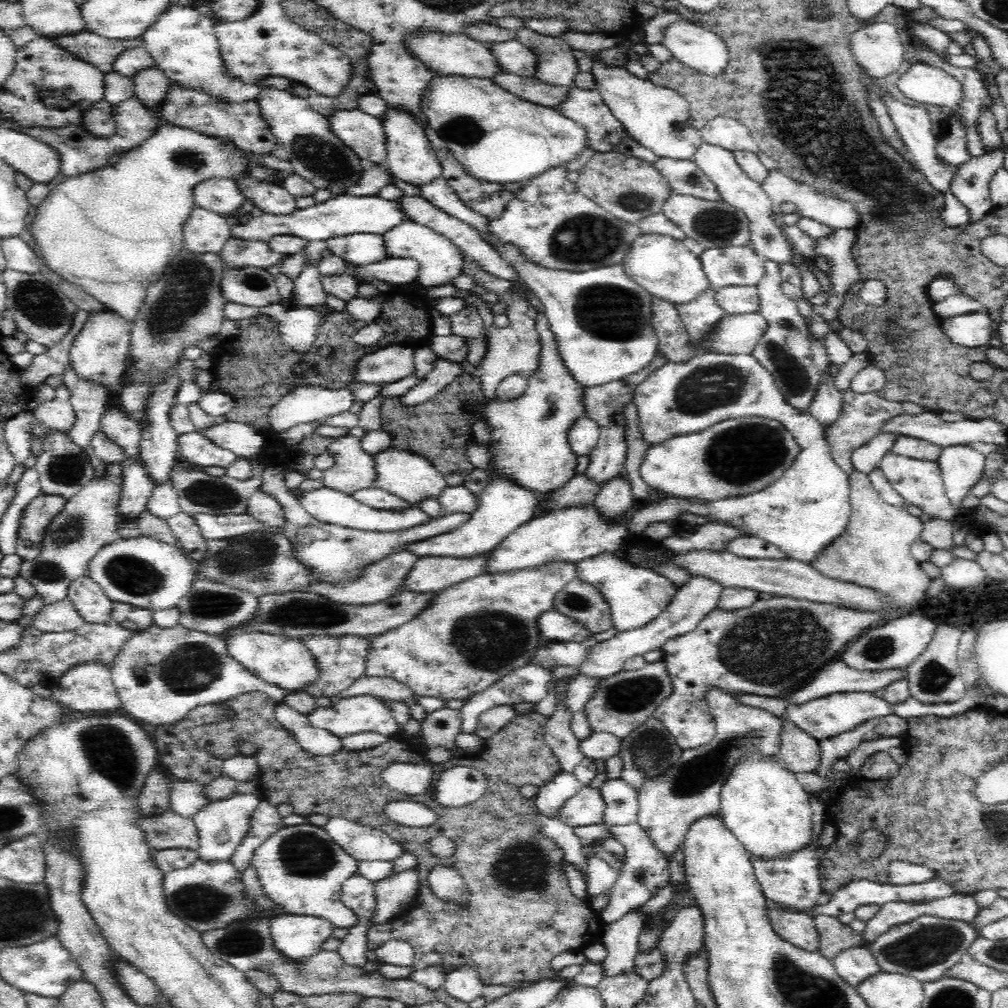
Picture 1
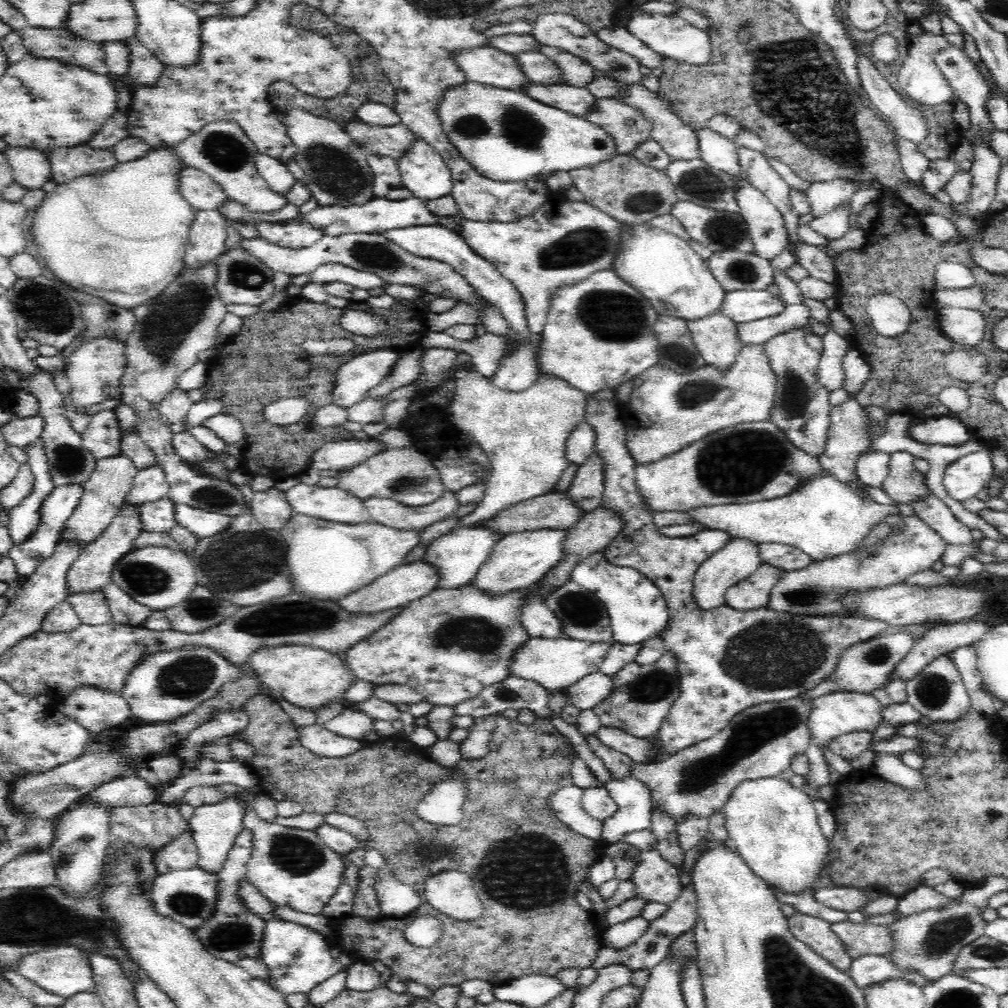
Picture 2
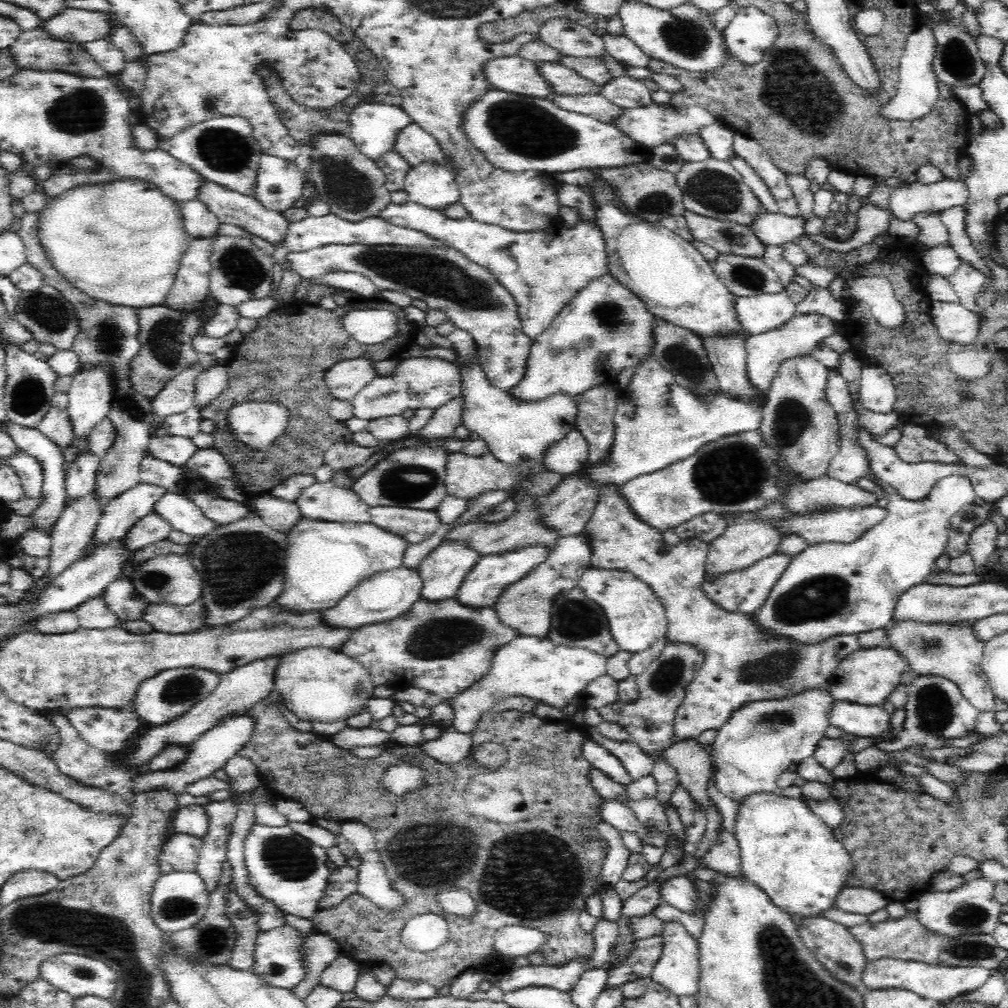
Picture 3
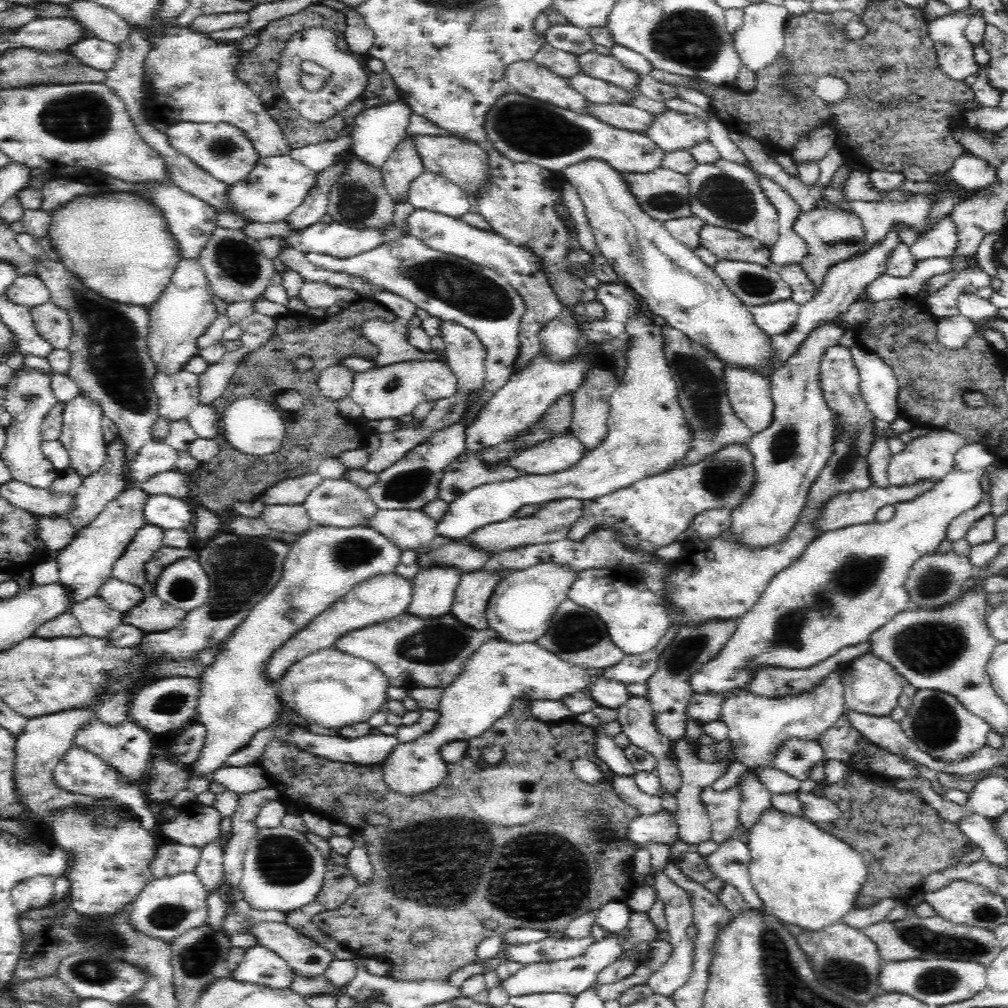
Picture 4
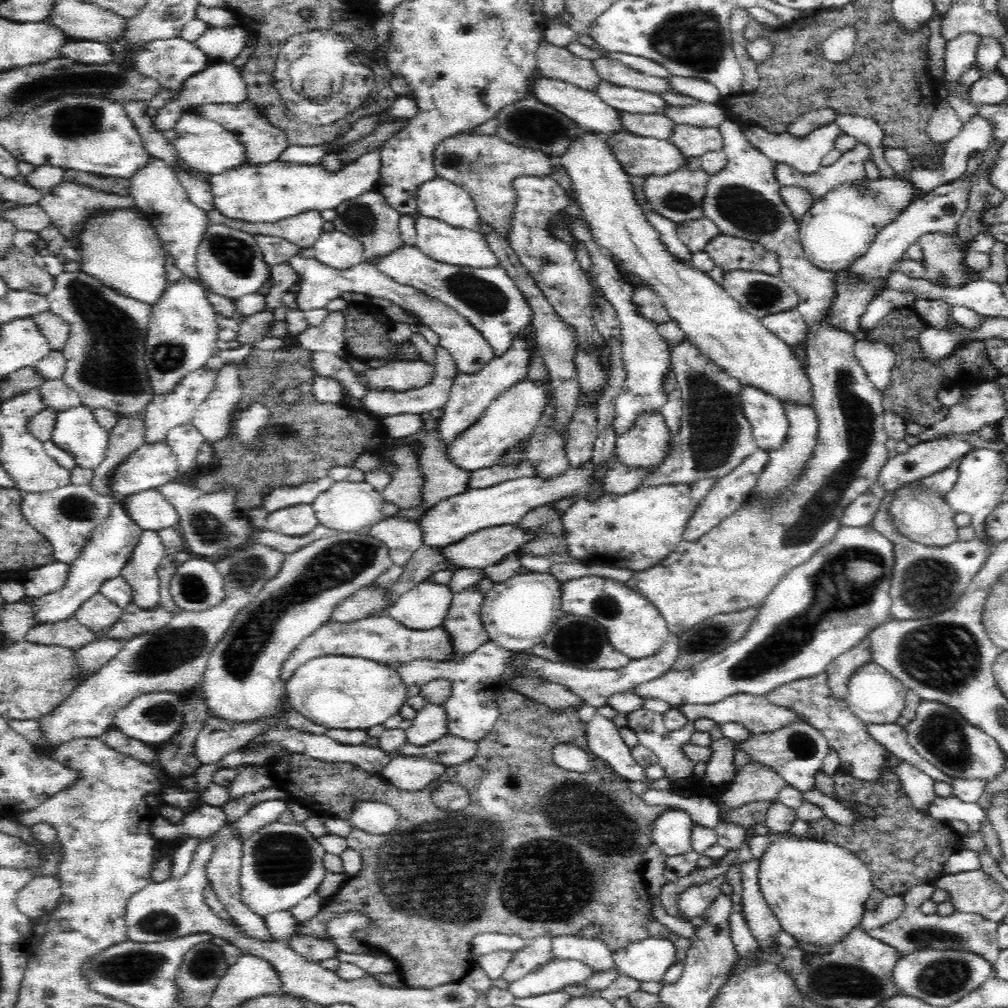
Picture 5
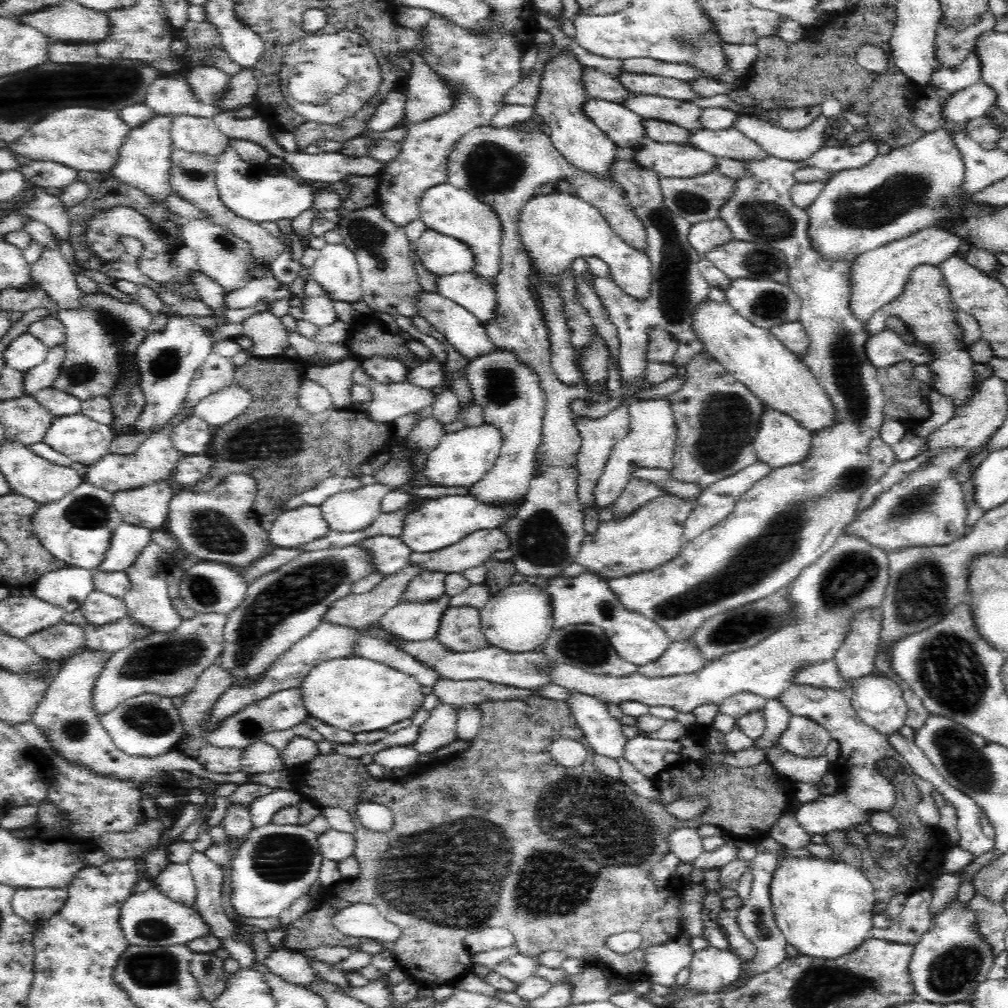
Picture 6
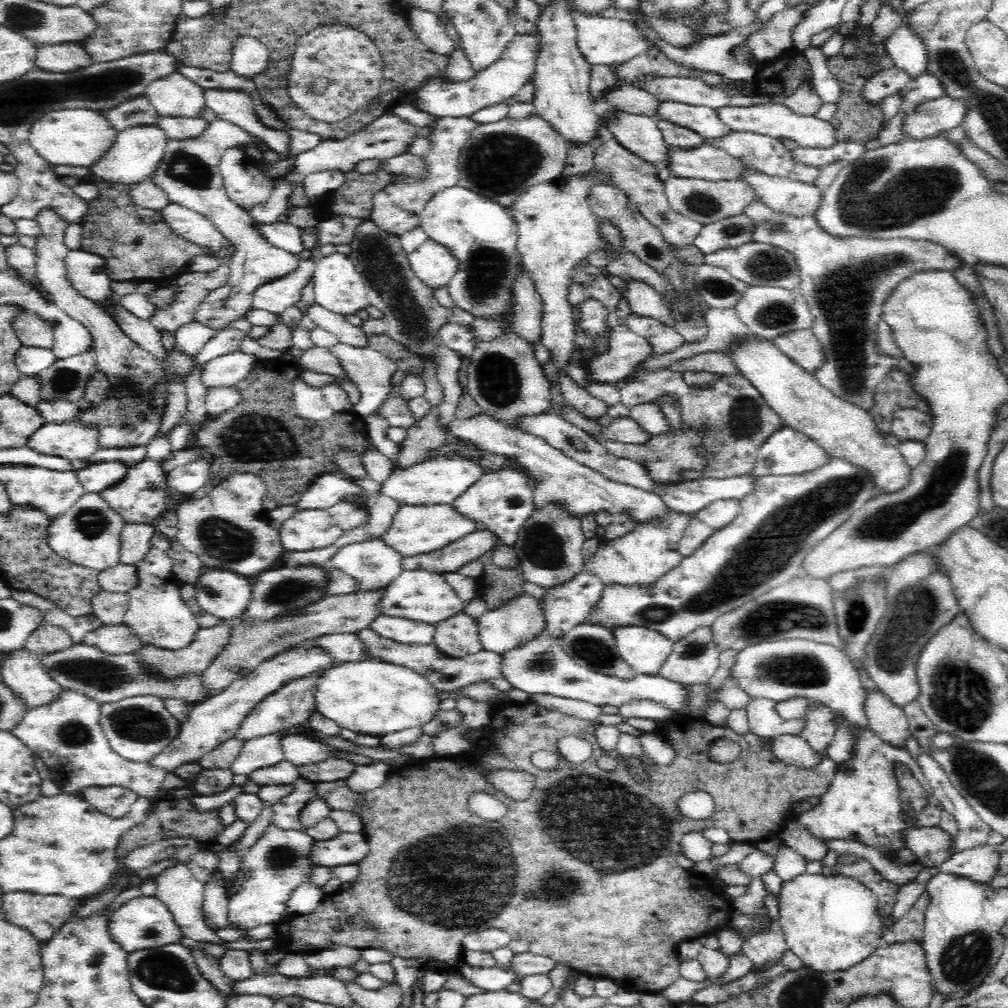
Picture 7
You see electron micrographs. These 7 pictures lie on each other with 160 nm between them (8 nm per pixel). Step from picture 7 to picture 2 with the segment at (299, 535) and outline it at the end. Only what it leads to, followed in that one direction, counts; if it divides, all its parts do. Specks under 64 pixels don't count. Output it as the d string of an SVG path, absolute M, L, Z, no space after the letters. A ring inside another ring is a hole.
M275 487L256 491L250 502L250 510L262 526L277 531L284 528L294 513L286 493Z

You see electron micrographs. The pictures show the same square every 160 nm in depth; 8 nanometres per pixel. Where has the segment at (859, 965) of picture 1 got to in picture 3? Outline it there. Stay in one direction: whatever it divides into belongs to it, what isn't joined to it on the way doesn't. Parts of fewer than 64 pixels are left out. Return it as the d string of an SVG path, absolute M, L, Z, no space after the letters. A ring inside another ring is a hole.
M881 958L868 962L863 976L866 986L872 989L904 989L919 994L926 1000L947 1002L954 998L965 997L982 988L993 970L971 966L948 966L942 963L930 964L916 961L903 961L893 958Z

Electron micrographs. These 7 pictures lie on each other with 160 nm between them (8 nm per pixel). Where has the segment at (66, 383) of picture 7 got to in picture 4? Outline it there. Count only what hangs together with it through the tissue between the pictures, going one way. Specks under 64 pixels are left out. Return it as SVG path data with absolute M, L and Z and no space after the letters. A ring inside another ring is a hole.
M44 258L37 261L37 266L37 276L50 290L51 302L68 315L73 328L67 348L71 354L67 375L78 385L81 394L100 405L103 416L116 423L119 435L126 441L130 464L139 447L154 440L152 426L159 418L152 386L157 370L147 347L148 306L103 297L90 290L60 261Z

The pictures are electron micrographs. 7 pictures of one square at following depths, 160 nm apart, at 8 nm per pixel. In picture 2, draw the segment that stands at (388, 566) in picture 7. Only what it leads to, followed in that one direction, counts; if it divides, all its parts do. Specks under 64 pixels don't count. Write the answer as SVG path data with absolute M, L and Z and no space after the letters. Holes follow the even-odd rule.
M448 490L444 492L444 496L440 500L426 506L406 506L401 502L388 498L368 498L368 500L364 500L364 504L370 515L370 522L415 533L422 532L426 526L432 526L432 524L452 516L459 507L455 493Z

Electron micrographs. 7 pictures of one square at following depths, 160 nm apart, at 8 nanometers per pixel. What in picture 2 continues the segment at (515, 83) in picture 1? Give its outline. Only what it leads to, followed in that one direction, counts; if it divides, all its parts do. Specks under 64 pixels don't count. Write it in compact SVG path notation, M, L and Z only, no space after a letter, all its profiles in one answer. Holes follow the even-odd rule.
M530 82L526 89L520 90L538 99L540 102L561 108L579 117L588 116L594 112L598 97L594 96L586 87L572 85L540 85Z

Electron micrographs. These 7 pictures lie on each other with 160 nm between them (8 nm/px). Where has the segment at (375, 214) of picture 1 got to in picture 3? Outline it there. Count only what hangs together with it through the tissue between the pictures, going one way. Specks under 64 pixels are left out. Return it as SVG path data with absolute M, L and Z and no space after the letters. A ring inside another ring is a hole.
M411 201L404 205L392 203L380 218L395 226L423 233L426 237L445 244L448 248L465 255L471 262L491 271L500 284L505 286L514 297L516 304L518 304L522 331L533 342L540 334L546 333L546 330L554 322L554 318L573 298L578 296L580 290L585 289L594 278L600 278L609 273L605 241L602 239L602 233L596 227L596 222L586 225L584 221L578 220L577 224L570 228L565 228L559 222L558 225L544 231L514 233L500 226L477 222L471 218L452 219L442 211L428 209Z

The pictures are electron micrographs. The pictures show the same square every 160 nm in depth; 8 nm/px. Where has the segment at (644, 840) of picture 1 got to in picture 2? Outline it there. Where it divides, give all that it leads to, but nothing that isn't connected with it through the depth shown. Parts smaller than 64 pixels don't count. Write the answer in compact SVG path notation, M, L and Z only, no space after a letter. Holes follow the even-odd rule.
M656 848L642 851L640 864L632 874L632 881L636 883L634 898L667 905L680 898L685 887L680 870L666 862Z

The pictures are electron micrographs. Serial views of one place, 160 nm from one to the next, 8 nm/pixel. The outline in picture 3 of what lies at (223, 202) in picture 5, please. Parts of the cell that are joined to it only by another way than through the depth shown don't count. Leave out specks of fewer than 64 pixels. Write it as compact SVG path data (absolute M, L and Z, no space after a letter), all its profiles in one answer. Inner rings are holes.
M360 104L349 116L347 135L364 156L376 161L393 151L400 130L412 122L401 106ZM263 154L252 197L268 210L284 213L300 200L308 174L295 161Z

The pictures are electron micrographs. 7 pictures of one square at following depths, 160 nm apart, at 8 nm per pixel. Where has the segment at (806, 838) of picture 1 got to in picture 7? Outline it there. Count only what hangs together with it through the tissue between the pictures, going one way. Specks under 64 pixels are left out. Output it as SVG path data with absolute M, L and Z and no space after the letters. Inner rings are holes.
M808 874L792 882L783 882L777 894L780 916L778 922L784 929L784 936L790 951L803 962L803 966L811 968L818 973L841 973L853 969L854 966L870 958L884 946L882 934L885 924L881 914L878 914L878 901L875 894L866 886L840 874L824 876L823 874Z

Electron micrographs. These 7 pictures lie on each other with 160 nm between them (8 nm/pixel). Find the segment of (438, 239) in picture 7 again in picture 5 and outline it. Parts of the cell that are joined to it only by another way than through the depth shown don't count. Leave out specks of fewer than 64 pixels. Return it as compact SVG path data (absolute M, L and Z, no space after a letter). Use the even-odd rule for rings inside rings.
M439 176L418 190L419 215L485 237L483 221L468 191Z

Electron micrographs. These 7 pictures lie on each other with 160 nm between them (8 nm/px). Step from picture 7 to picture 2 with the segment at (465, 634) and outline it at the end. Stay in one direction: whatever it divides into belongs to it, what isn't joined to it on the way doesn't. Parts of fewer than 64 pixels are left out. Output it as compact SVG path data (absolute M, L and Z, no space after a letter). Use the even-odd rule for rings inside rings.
M530 530L510 534L501 538L491 550L486 562L482 564L475 577L469 582L475 589L490 596L501 597L512 590L521 590L537 584L545 574L562 560L563 536L569 530Z

